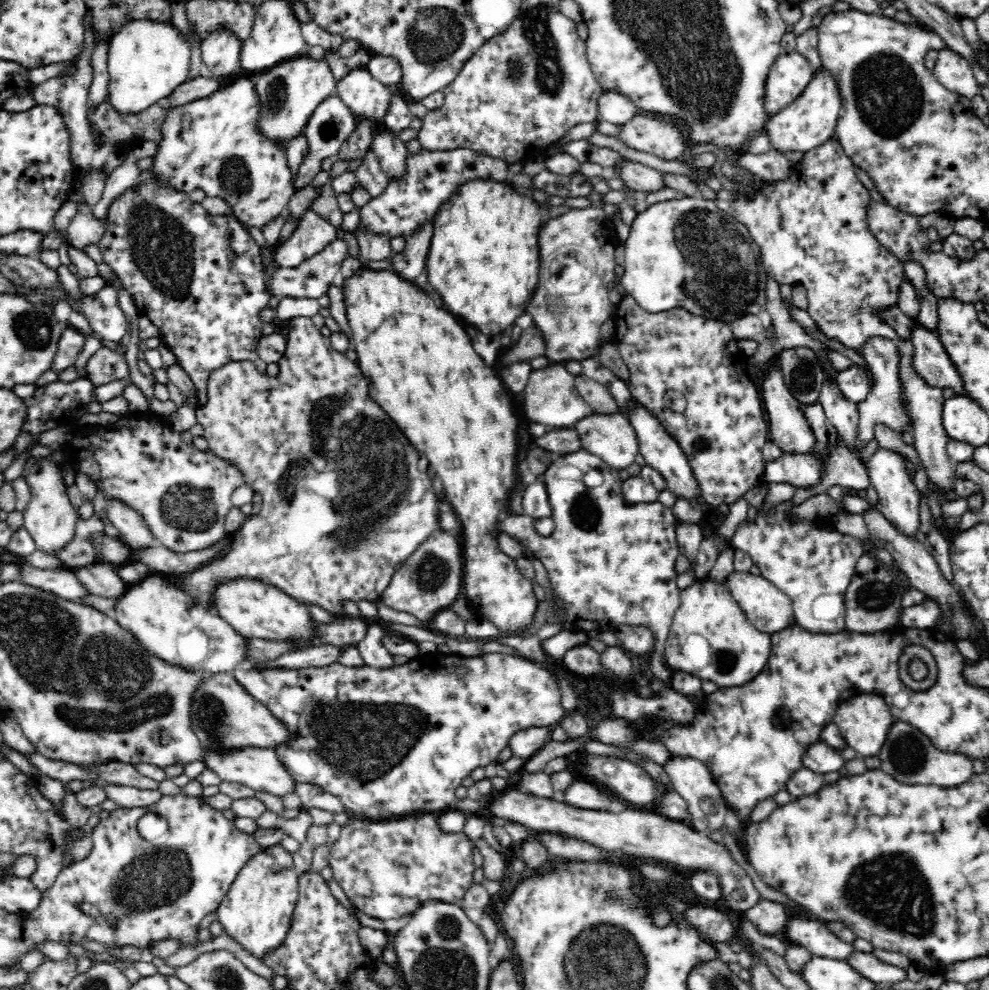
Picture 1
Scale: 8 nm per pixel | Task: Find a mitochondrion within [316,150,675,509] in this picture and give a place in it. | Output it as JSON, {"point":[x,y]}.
{"point":[416,213]}

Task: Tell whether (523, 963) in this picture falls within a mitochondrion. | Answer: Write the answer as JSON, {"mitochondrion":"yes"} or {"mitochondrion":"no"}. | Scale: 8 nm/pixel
{"mitochondrion":"no"}

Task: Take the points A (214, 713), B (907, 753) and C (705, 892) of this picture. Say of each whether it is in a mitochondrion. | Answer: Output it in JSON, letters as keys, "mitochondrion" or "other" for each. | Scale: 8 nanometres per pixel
{"A":"mitochondrion","B":"mitochondrion","C":"other"}

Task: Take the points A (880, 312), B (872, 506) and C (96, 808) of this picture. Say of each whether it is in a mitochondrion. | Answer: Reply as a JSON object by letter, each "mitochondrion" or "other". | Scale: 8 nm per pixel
{"A":"other","B":"other","C":"other"}

